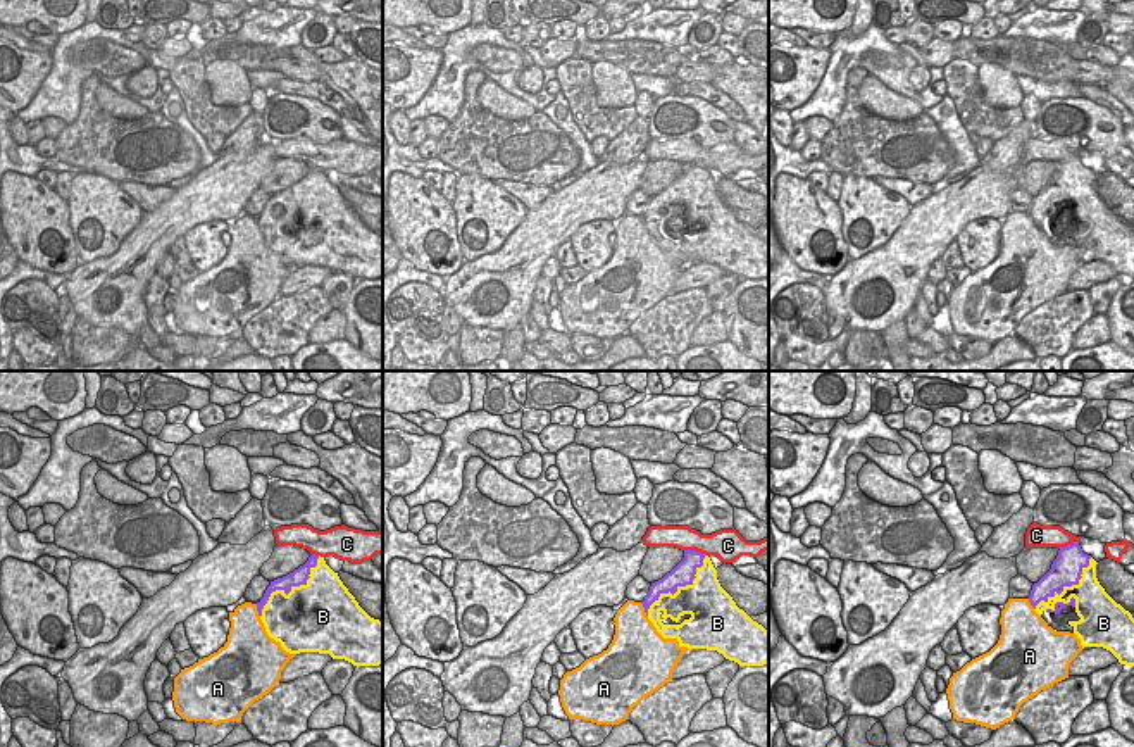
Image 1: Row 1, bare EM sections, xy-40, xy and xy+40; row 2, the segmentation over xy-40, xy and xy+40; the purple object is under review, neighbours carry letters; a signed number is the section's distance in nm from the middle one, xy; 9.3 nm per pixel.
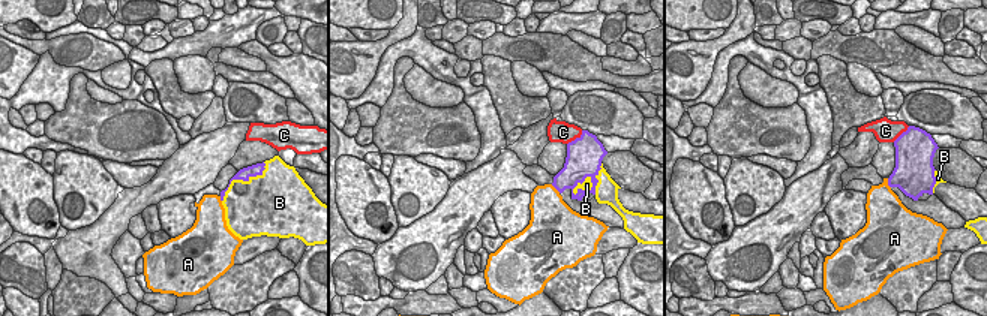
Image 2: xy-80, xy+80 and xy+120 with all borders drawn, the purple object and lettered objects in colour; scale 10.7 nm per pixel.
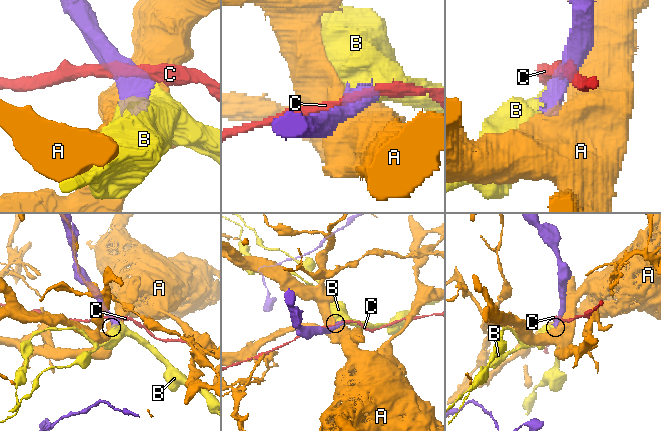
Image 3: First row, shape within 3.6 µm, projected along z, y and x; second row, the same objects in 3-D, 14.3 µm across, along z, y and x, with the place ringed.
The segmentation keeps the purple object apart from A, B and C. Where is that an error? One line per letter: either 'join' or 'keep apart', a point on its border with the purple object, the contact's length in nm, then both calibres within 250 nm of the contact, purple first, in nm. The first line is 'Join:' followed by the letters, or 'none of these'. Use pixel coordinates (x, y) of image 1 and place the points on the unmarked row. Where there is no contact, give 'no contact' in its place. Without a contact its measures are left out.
Join: B
A: keep apart | xy (645, 223) | 160 nm | 130/380 nm
B: join | xy-40 (290, 204) | 800 nm | 160/500 nm
C: keep apart | xy (695, 164) | 220 nm | 200/240 nm

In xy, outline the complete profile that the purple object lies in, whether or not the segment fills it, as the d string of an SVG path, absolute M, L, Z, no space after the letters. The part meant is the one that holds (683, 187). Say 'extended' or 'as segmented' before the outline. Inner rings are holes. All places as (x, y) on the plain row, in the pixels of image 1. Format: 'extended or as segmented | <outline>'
extended | M684 164L684 173L662 193L651 197L641 216L648 233L664 252L676 252L679 261L717 264L739 279L769 278L769 243L753 235L720 200L708 169Z

